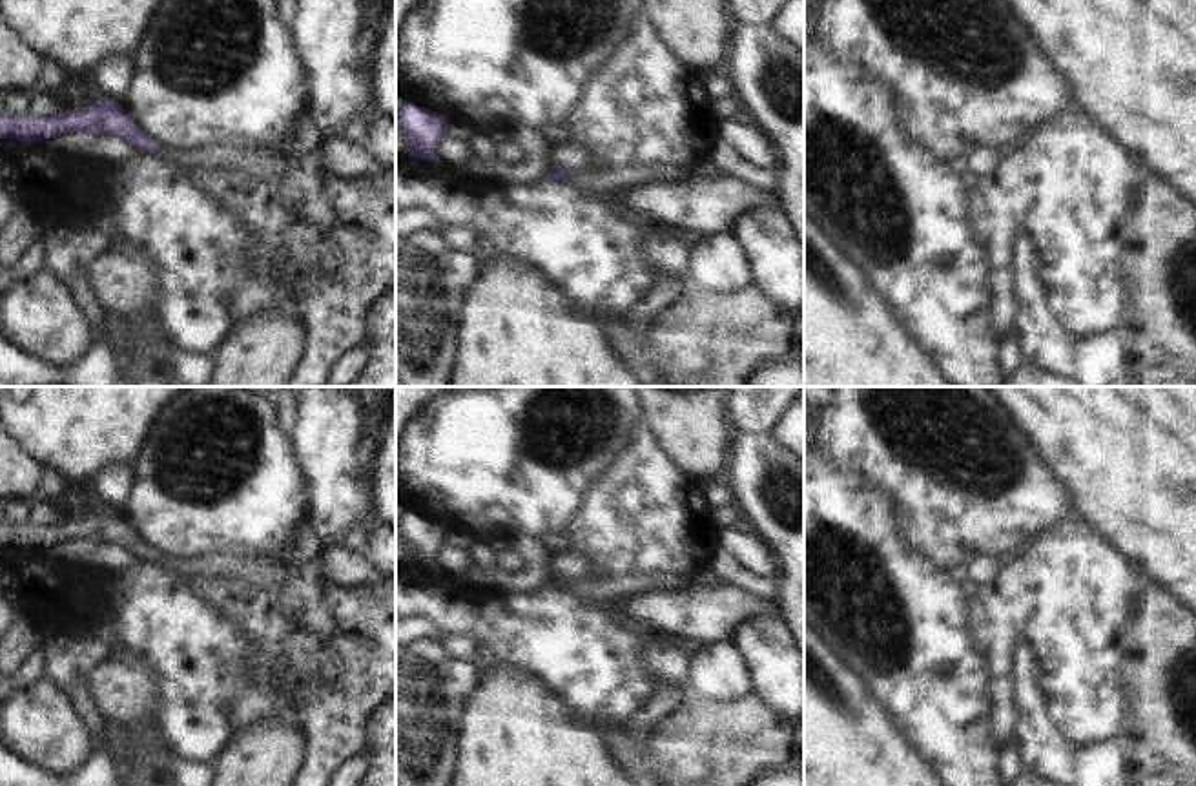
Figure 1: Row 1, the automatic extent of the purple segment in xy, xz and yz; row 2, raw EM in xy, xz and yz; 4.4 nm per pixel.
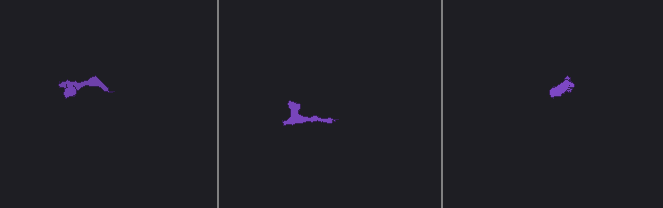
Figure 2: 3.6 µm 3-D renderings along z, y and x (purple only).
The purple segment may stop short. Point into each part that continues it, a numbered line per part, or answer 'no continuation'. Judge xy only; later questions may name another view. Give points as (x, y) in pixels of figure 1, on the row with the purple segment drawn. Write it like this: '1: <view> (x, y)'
1: xy (268, 165)

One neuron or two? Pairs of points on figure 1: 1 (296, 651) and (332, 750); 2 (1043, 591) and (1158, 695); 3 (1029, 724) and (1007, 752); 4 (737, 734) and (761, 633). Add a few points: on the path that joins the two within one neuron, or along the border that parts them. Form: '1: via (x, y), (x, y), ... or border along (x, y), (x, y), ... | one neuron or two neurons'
1: via (323, 668), (336, 681), (336, 723) | one neuron
2: border along (1122, 659), (1123, 706) | two neurons
3: border along (1016, 737), (1020, 759), (1025, 766) | two neurons
4: border along (752, 692), (784, 717) | two neurons

